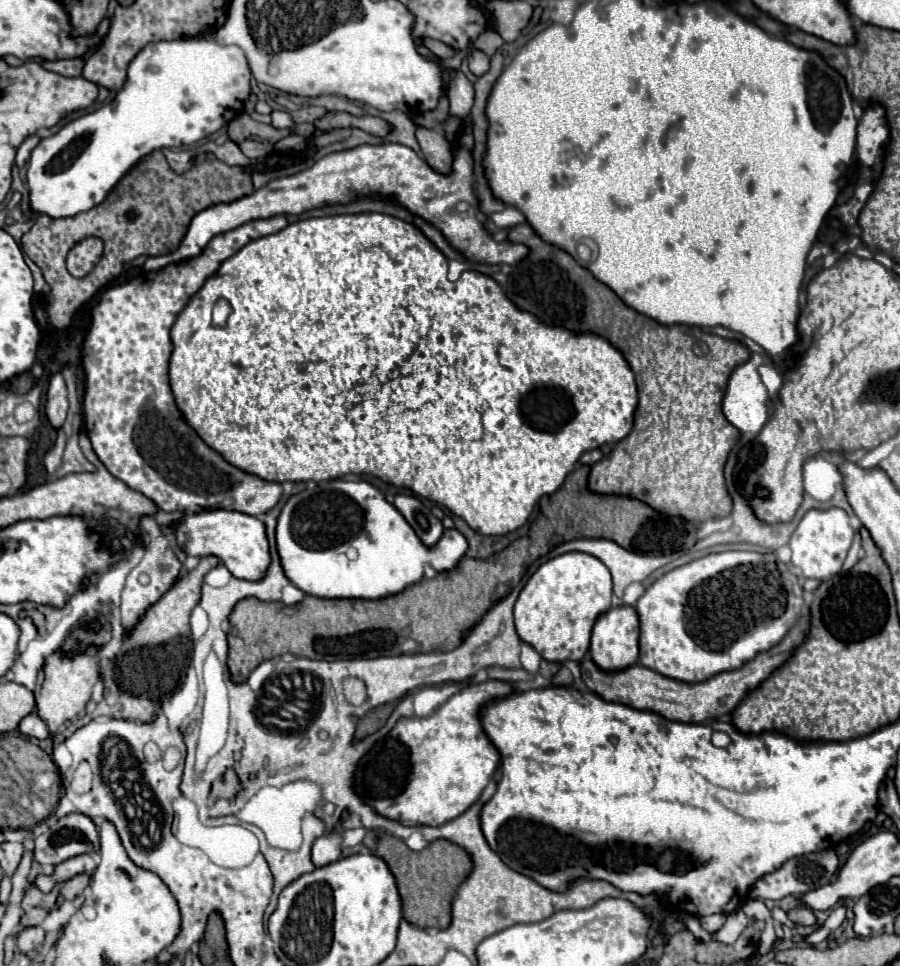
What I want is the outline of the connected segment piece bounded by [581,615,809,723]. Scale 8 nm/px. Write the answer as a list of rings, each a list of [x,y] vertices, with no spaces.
[[[803,615],[799,625],[793,627],[789,631],[789,635],[779,645],[775,645],[773,649],[769,649],[765,653],[759,653],[759,657],[745,663],[741,669],[719,673],[703,683],[681,683],[681,681],[663,677],[657,671],[647,669],[639,663],[625,669],[625,671],[619,671],[619,673],[605,673],[593,661],[581,661],[581,673],[583,673],[583,681],[589,687],[589,691],[597,693],[605,701],[623,703],[623,705],[629,705],[629,707],[641,709],[641,711],[653,711],[669,721],[703,723],[703,721],[711,721],[715,717],[731,713],[737,707],[737,703],[747,695],[747,691],[755,689],[781,663],[785,663],[789,659],[789,655],[803,643],[807,633],[809,633],[809,617]]]

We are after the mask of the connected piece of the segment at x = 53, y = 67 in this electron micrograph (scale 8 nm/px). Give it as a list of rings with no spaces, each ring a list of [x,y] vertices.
[[[75,57],[75,59],[57,59],[57,61],[43,61],[41,65],[43,65],[47,71],[59,73],[59,75],[63,75],[63,77],[81,77],[85,59],[83,59],[83,57]]]

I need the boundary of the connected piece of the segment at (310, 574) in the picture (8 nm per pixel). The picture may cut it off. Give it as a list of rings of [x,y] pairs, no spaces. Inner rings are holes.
[[[333,479],[333,481],[321,481],[321,483],[315,483],[295,495],[291,495],[287,499],[287,503],[283,505],[281,509],[281,515],[277,519],[277,531],[275,531],[275,539],[277,539],[277,553],[279,553],[279,559],[281,559],[281,567],[283,567],[283,573],[285,577],[295,585],[299,587],[303,593],[307,595],[315,595],[315,597],[325,597],[325,599],[381,599],[381,597],[389,597],[389,595],[395,595],[399,591],[403,591],[405,587],[417,583],[421,577],[423,577],[423,565],[429,563],[435,571],[449,571],[457,565],[457,561],[465,555],[467,551],[467,541],[465,537],[457,531],[457,529],[445,529],[443,533],[443,541],[439,541],[439,545],[435,545],[435,549],[427,549],[419,537],[415,535],[415,531],[411,529],[411,525],[405,521],[405,517],[397,511],[395,505],[391,505],[385,495],[371,483],[367,481],[343,481],[343,479]]]

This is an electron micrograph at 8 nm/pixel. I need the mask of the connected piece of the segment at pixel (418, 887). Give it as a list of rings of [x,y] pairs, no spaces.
[[[367,831],[363,845],[371,853],[381,857],[387,863],[389,871],[393,873],[399,887],[399,895],[403,899],[403,915],[407,923],[417,925],[421,929],[425,927],[445,929],[451,923],[451,901],[455,897],[457,887],[471,873],[471,859],[461,847],[445,839],[437,839],[429,843],[423,851],[415,853],[401,839],[393,835],[385,837],[375,831]]]

